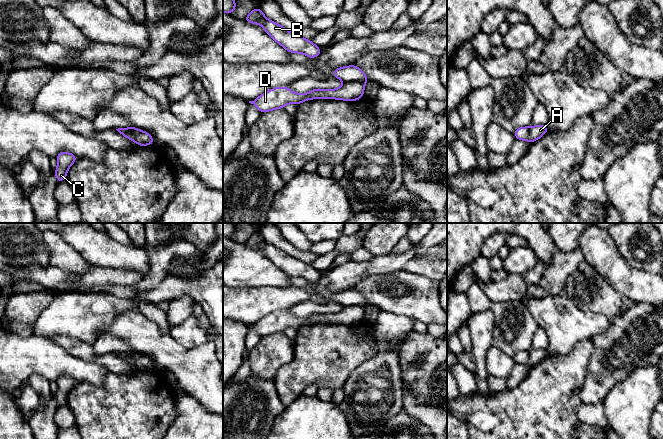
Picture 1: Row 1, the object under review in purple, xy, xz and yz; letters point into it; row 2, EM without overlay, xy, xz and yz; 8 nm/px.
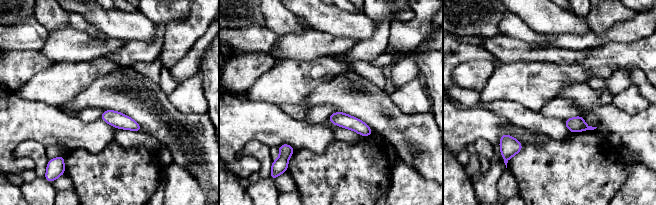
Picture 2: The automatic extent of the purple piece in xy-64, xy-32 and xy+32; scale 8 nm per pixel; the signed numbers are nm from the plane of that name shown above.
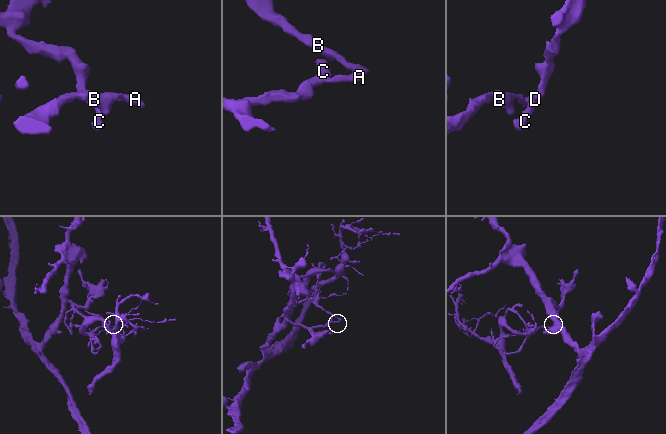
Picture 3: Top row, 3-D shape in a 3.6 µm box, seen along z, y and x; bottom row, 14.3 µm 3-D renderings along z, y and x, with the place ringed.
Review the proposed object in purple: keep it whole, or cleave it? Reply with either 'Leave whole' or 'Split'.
Split

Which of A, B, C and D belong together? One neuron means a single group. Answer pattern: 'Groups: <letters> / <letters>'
Groups: A C D / B

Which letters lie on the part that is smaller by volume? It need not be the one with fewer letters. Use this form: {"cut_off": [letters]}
{"cut_off": ["B"]}

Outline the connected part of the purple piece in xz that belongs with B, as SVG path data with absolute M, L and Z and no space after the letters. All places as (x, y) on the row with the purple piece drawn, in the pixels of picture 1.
M259 7L252 10L243 20L252 24L260 24L264 31L289 53L302 53L309 58L316 58L321 54L321 48L311 40L294 34L278 23L267 19Z

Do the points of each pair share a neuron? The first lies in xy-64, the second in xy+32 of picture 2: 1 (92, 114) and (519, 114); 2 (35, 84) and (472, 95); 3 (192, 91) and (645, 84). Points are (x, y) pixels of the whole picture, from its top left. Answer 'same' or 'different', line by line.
1: different
2: different
3: different

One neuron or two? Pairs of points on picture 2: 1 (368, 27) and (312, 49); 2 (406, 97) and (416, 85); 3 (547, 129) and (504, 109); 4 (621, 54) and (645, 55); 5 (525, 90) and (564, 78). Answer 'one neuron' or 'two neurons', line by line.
1: two neurons
2: one neuron
3: one neuron
4: one neuron
5: one neuron

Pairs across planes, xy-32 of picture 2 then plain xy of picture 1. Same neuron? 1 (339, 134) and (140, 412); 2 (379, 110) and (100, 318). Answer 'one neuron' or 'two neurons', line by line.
1: two neurons
2: two neurons

